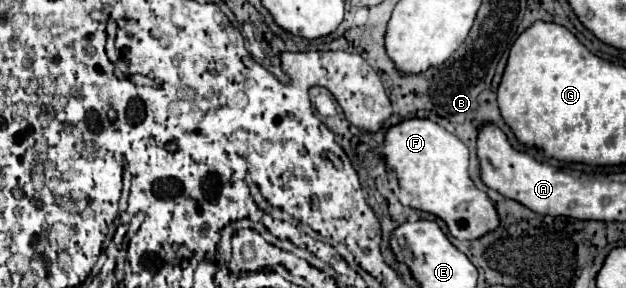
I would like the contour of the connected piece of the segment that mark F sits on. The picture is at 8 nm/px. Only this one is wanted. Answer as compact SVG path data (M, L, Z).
M409 118L389 126L383 140L383 158L387 176L397 180L395 194L399 202L439 216L447 224L451 236L475 240L483 236L483 232L495 228L497 212L493 202L469 180L467 146L443 126L421 118Z

